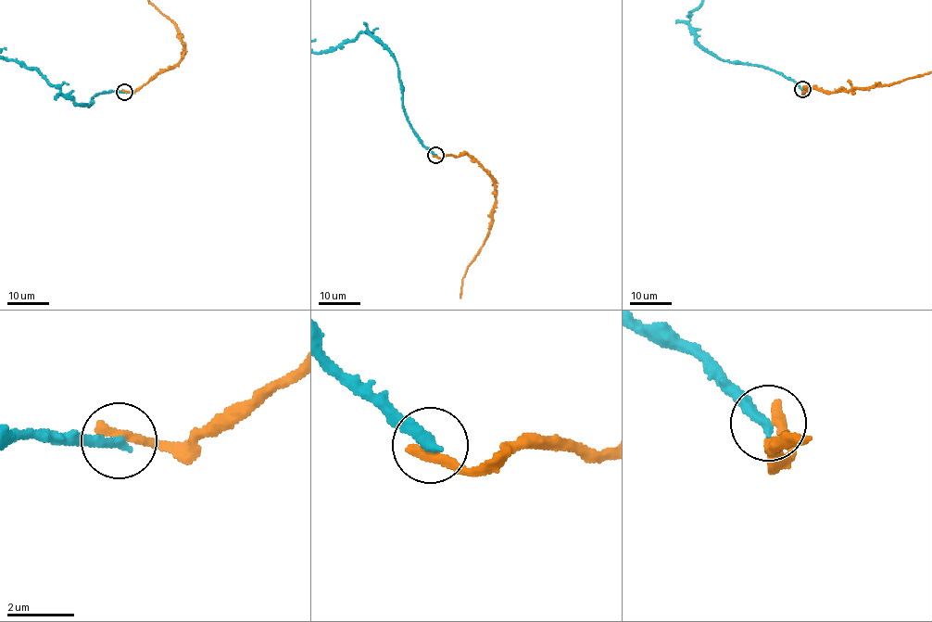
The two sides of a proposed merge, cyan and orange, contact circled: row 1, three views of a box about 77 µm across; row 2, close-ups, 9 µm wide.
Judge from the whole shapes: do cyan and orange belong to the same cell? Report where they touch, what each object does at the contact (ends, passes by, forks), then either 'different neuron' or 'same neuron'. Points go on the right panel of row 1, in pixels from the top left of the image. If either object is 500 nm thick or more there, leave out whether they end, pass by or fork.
at (802, 89); cyan ends there; orange ends there; different neuron

